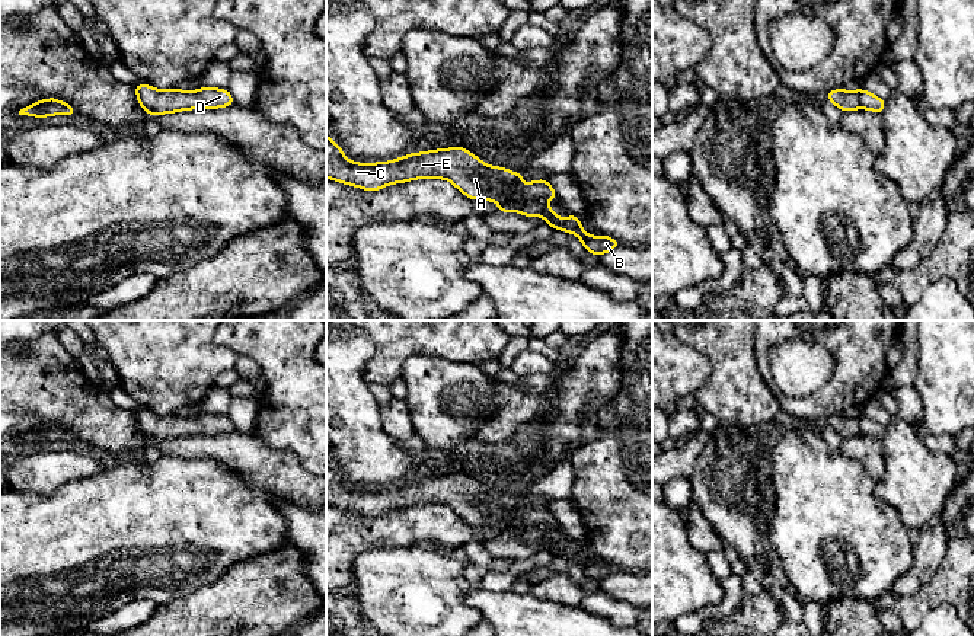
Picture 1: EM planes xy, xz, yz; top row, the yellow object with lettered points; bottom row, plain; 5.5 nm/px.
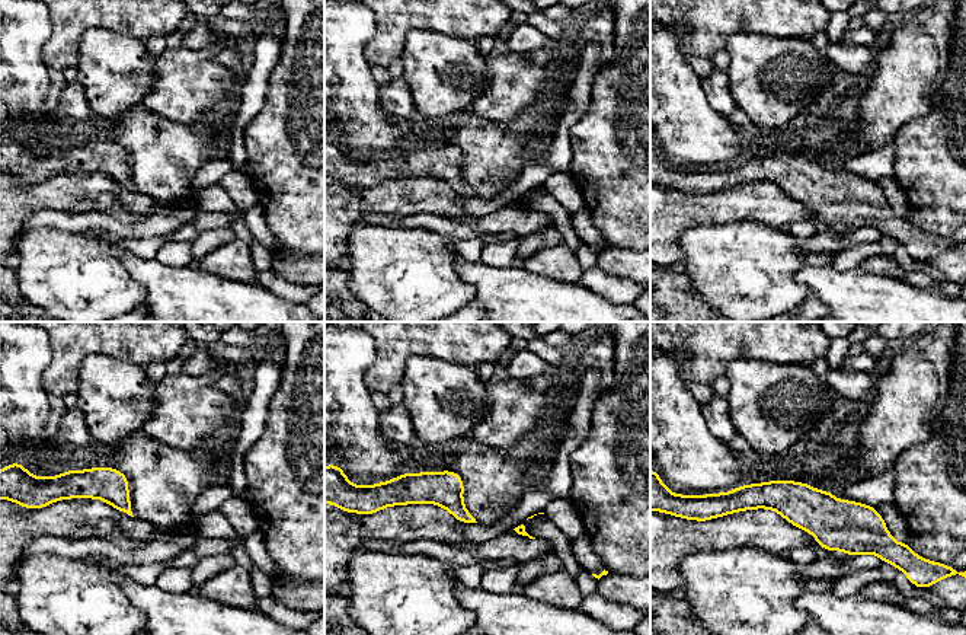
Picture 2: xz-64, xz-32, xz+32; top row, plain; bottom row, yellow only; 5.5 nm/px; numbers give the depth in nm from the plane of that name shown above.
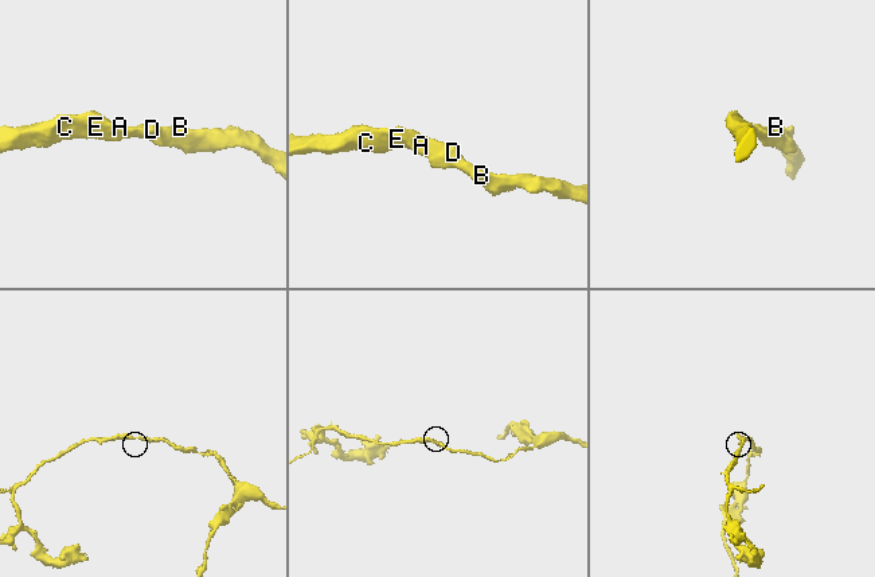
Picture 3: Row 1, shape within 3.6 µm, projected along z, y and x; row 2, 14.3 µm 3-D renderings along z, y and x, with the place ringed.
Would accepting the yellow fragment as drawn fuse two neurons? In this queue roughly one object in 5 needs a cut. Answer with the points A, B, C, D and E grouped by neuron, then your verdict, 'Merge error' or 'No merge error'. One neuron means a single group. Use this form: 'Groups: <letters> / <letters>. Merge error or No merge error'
Groups: A B C D E. No merge error

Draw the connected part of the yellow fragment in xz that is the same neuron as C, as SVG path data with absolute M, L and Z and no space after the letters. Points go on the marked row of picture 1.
M326 135L326 178L364 191L379 191L387 185L422 178L447 179L469 199L499 199L495 211L542 215L552 228L579 237L584 250L598 258L622 246L619 240L604 234L587 234L578 215L569 214L566 220L561 220L546 207L546 199L559 199L547 179L533 180L520 189L518 185L524 180L521 172L488 166L464 147L412 153L381 163L354 163L345 157L336 141Z

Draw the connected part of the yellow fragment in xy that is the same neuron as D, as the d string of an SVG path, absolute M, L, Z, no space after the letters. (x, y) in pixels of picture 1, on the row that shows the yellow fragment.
M149 84L132 86L138 105L150 115L173 114L186 109L215 109L233 106L234 99L227 89L199 87L195 92L167 89L159 90Z

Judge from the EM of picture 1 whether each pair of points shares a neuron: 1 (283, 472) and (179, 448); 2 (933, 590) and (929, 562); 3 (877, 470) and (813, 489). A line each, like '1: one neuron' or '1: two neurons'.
1: one neuron
2: two neurons
3: two neurons

